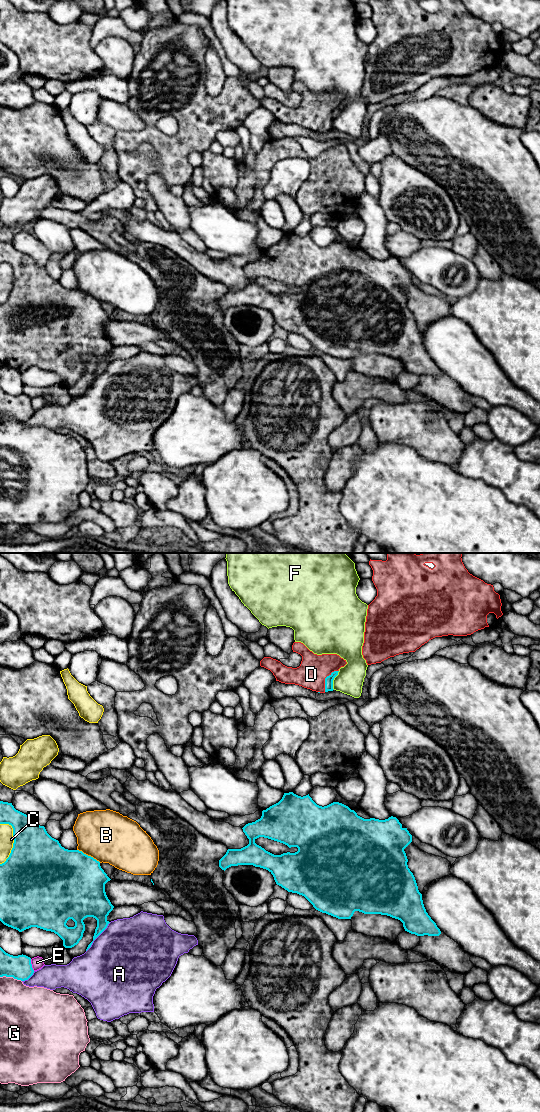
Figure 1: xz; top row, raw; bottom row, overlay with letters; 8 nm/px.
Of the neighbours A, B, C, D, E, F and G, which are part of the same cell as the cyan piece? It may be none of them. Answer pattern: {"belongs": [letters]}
{"belongs": ["D"]}

